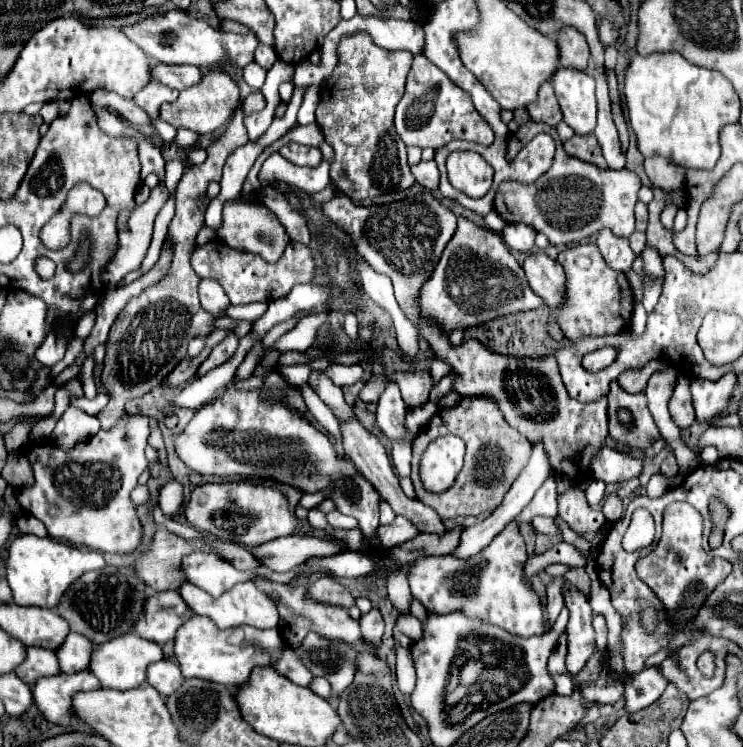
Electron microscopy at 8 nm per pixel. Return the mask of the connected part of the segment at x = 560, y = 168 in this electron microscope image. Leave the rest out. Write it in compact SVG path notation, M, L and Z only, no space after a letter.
M528 120L526 124L522 124L518 128L518 132L510 134L506 156L518 154L518 150L524 148L540 132L548 132L556 140L554 164L534 184L522 184L516 180L502 182L496 192L494 210L506 222L524 222L524 224L532 226L536 232L546 234L546 238L554 246L580 242L580 240L596 234L602 228L610 228L616 236L630 238L630 234L634 230L634 204L638 200L638 190L642 186L640 178L626 168L602 170L594 164L582 162L574 156L568 156L562 148L562 142L560 142L556 130L552 126L546 126L546 124L534 122L534 120Z

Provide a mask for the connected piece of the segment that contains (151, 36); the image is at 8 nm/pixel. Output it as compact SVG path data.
M168 10L166 14L154 14L146 20L140 20L132 26L120 28L134 44L138 44L152 60L162 64L194 64L194 66L222 66L228 60L240 68L254 60L254 50L258 48L258 38L252 34L232 34L222 32L204 24L202 20L194 20L182 10Z

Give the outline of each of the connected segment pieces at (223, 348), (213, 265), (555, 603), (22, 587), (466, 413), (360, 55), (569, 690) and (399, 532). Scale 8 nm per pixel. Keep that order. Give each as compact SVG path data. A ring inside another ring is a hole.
M230 328L230 330L228 330L228 336L226 336L220 344L216 344L216 346L212 348L210 356L202 362L202 366L198 368L198 376L202 376L202 374L206 374L208 370L216 368L218 364L226 362L226 360L230 358L230 354L236 350L236 346L238 346L238 338L236 338L236 334L234 334L234 328Z
M218 238L210 240L204 246L198 246L192 254L192 268L200 278L216 280L230 302L236 304L250 304L250 302L270 302L274 298L284 298L296 284L308 284L314 276L314 260L308 246L302 244L288 244L286 252L280 256L278 262L270 264L260 256L250 252L234 252L226 244L218 244Z
M556 578L548 584L548 594L546 594L546 606L544 608L546 608L546 616L548 616L550 624L556 622L558 614L564 608L564 598L562 598L560 586L562 586L562 578Z
M18 534L6 558L6 578L12 588L14 602L18 606L40 606L40 608L54 608L64 594L64 590L80 578L84 572L94 568L104 568L104 556L98 550L82 550L68 546L64 542L56 542L52 538L38 538L34 534Z
M462 398L456 408L442 408L436 412L436 416L420 430L420 434L414 440L414 460L412 460L412 482L416 488L416 498L424 502L426 506L434 508L442 520L456 518L456 516L480 516L480 514L490 514L496 510L502 502L502 464L504 462L520 462L520 446L518 442L524 442L526 448L528 442L520 432L514 432L502 418L500 410L492 410L492 400L488 398ZM442 434L454 434L460 436L466 442L466 458L464 458L464 468L456 476L454 484L440 492L428 492L420 480L420 460L422 452L426 448L426 438L432 440Z
M356 32L344 36L338 44L338 64L328 80L320 88L320 104L316 110L316 122L322 128L326 142L334 148L334 164L330 166L332 182L348 196L352 202L362 202L366 198L380 196L384 192L406 190L414 184L410 166L406 164L406 146L394 130L394 108L400 102L406 86L406 76L410 72L412 54L406 50L384 50L374 44L370 34Z
M552 676L556 680L556 694L562 694L562 696L572 696L574 694L574 682L570 676Z
M396 516L396 520L388 526L378 526L376 530L376 536L378 536L378 542L380 546L384 548L392 548L392 546L398 546L398 544L404 544L408 540L412 540L416 534L420 534L416 530L416 526L406 520L404 516Z

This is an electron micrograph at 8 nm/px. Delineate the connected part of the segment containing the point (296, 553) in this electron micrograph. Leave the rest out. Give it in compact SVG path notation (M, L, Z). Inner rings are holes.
M286 536L256 546L252 554L262 566L276 572L288 572L310 556L330 556L342 552L342 548L344 546L340 546L340 542L332 538L328 540L314 536Z

